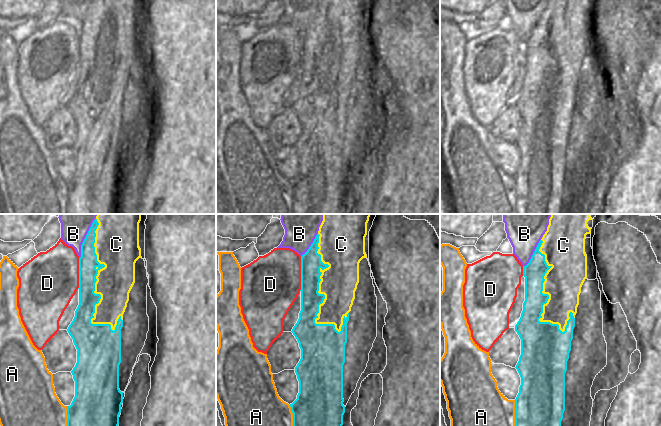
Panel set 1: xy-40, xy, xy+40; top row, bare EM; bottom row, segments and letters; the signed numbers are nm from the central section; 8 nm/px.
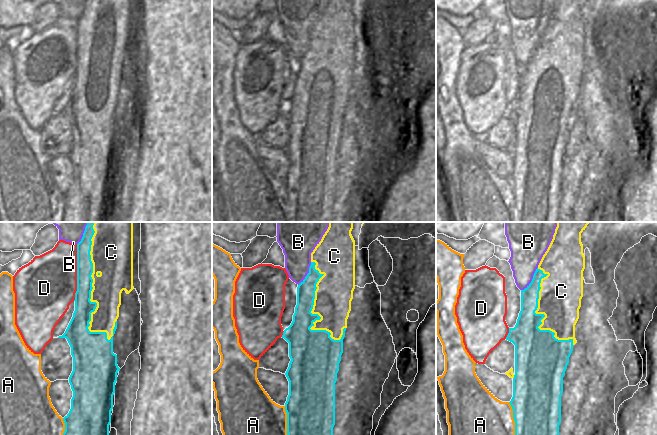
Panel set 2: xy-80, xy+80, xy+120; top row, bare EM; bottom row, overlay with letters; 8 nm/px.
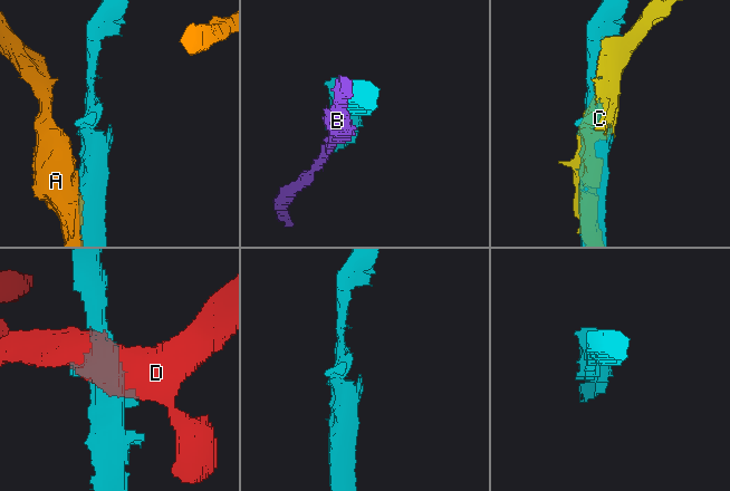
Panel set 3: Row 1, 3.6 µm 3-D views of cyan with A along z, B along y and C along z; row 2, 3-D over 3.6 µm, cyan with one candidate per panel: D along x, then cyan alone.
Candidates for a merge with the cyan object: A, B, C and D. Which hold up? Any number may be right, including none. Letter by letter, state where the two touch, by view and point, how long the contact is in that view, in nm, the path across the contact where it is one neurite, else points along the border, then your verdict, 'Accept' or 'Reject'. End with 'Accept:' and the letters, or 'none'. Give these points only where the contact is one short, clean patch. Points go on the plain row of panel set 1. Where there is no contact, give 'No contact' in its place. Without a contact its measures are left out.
A: Touches cyan at xy+40 (515, 195). Shared border 300 nm. Reject
B: Touches cyan at xy-40 (83, 17). Shared border 300 nm. Reject
C: Touches cyan at xy-40 (94, 62). Shared border 850 nm. Reject
D: Touches cyan at xy (301, 49). Shared border 280 nm. Reject
Accept: none.

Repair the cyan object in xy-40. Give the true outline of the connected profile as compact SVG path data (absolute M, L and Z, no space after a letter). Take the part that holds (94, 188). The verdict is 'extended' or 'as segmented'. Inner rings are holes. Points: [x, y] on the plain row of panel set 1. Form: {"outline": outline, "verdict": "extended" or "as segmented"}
{"outline": "M92 0L82 21L81 33L79 34L79 81L75 87L75 93L69 101L67 107L77 125L77 139L71 147L75 157L75 173L70 182L67 182L67 214L117 214L117 203L119 201L119 191L123 179L123 168L119 165L119 141L121 139L121 105L123 96L121 92L117 97L115 106L110 100L92 100L94 94L95 81L101 75L100 70L95 70L95 59L98 47L105 43L97 37L95 29L96 5L99 0Z", "verdict": "as segmented"}

